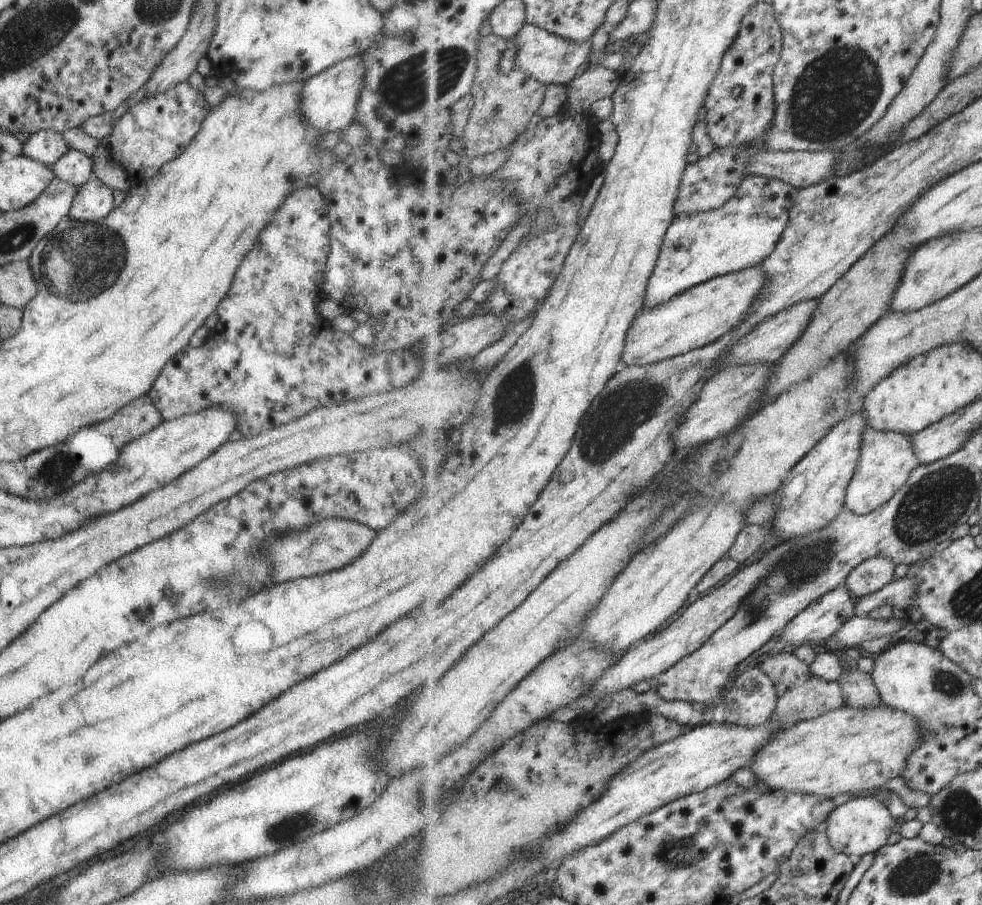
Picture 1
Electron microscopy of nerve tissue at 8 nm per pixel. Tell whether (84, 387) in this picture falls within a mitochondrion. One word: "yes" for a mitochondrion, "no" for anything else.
no

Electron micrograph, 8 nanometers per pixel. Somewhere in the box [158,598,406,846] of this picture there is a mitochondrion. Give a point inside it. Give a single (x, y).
(299, 824)

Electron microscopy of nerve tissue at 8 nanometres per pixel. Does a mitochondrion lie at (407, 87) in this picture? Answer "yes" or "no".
yes

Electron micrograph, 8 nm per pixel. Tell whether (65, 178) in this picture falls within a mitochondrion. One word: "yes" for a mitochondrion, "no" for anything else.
no

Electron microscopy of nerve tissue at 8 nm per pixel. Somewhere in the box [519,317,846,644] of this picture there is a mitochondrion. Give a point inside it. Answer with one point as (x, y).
(617, 420)

